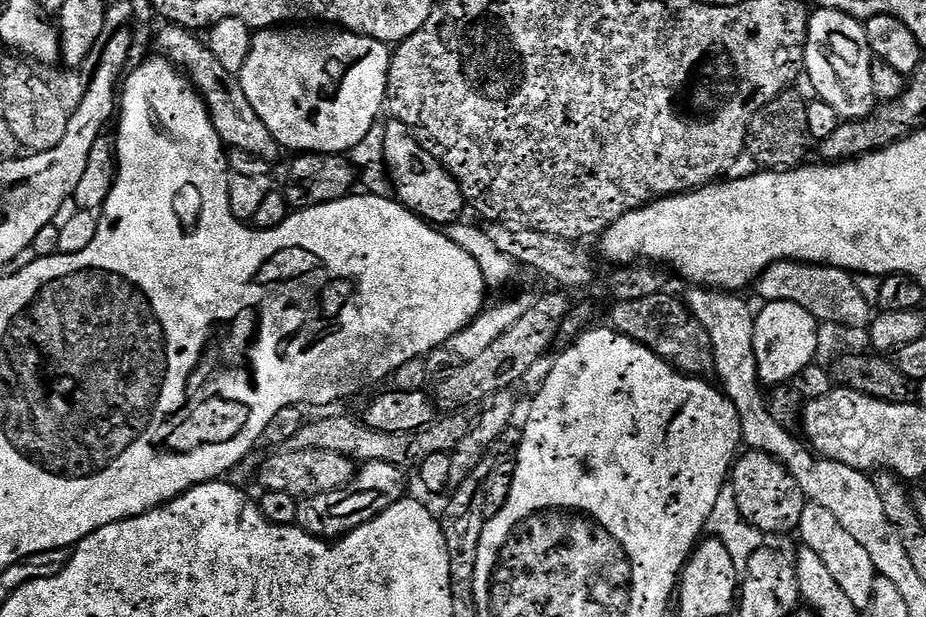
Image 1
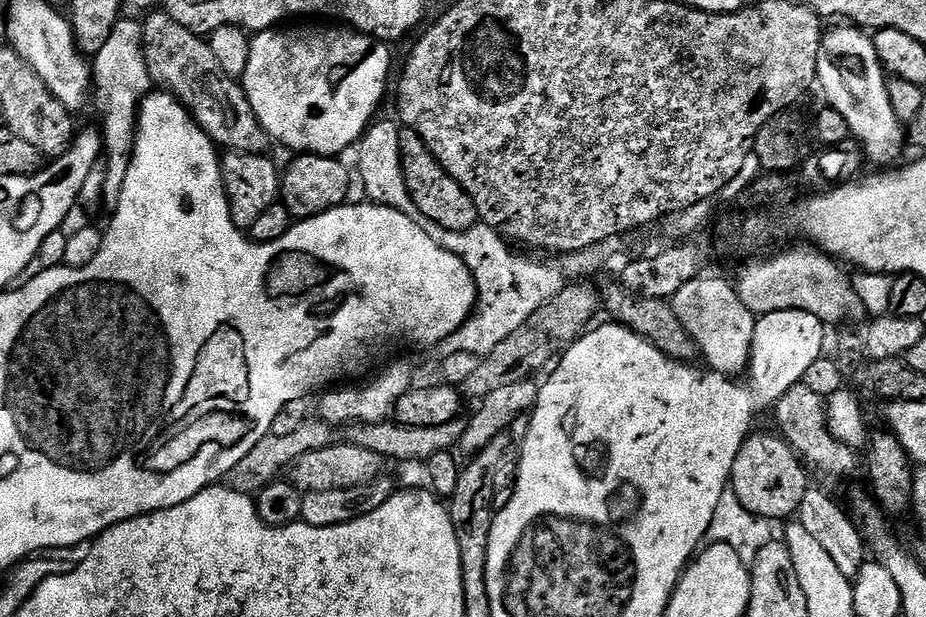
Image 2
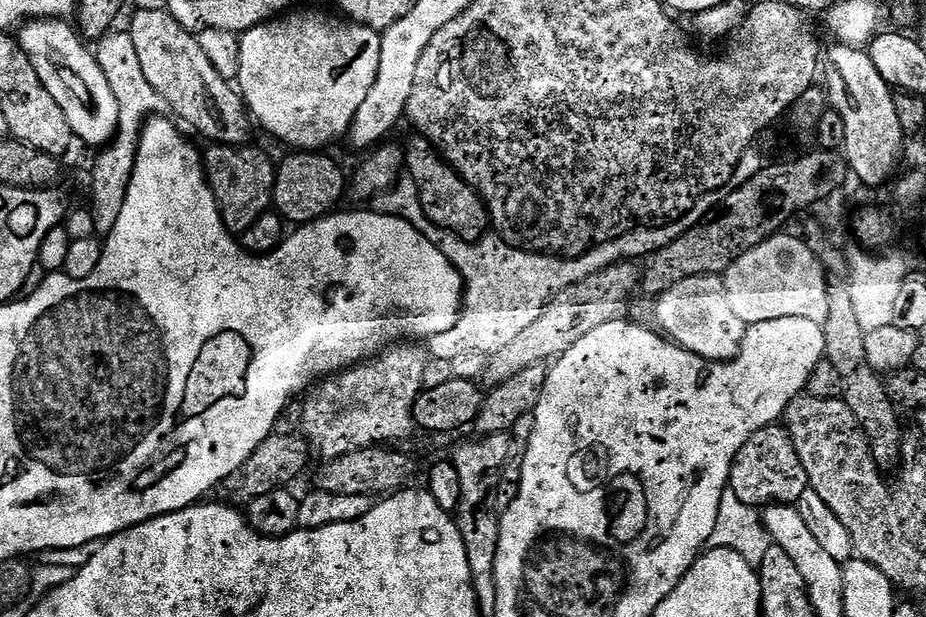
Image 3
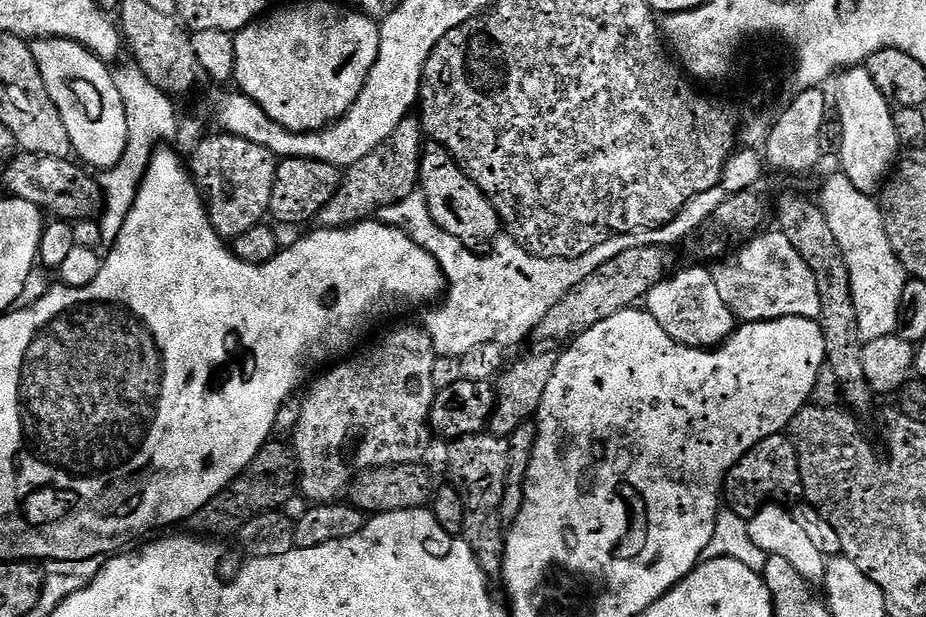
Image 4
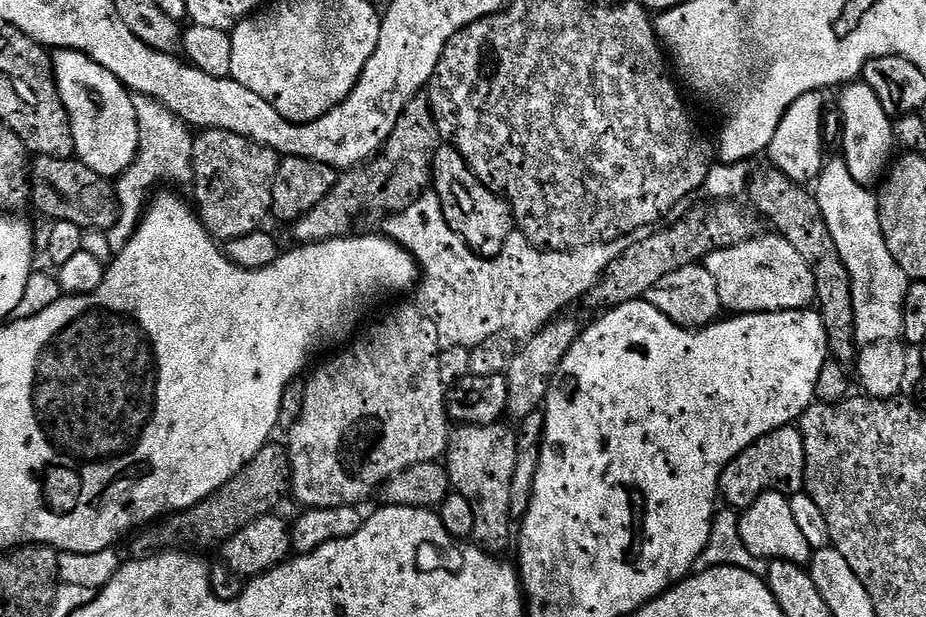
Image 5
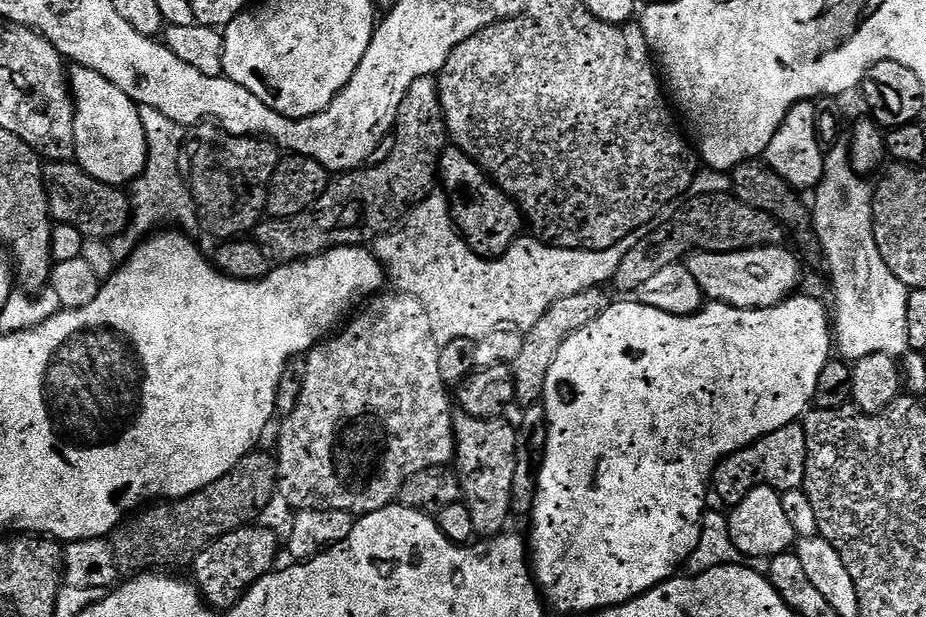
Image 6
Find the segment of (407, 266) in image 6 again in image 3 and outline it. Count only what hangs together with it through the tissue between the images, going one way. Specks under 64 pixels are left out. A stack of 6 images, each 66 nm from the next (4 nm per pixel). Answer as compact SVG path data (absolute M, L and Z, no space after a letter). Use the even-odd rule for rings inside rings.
M407 174L401 175L394 187L385 191L376 202L375 211L407 220L427 240L437 244L464 280L464 303L460 306L459 316L426 344L432 356L450 360L466 350L499 348L501 344L510 342L510 338L514 338L521 330L526 330L526 326L530 326L530 322L542 314L544 307L574 282L582 282L582 278L601 272L622 260L636 256L647 258L668 244L668 232L664 232L664 236L652 236L652 226L644 226L644 236L630 236L624 232L567 258L514 248L495 234L485 235L479 242L463 240L447 228L439 228L427 216L416 183Z

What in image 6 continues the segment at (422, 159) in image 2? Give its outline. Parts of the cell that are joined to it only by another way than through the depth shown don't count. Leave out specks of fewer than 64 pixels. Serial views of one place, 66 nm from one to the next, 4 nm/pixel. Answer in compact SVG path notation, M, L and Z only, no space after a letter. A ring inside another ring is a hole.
M455 146L444 149L438 180L444 195L448 197L448 204L452 207L452 220L472 250L485 258L505 256L512 243L521 235L520 207L497 184L492 183L488 173Z

